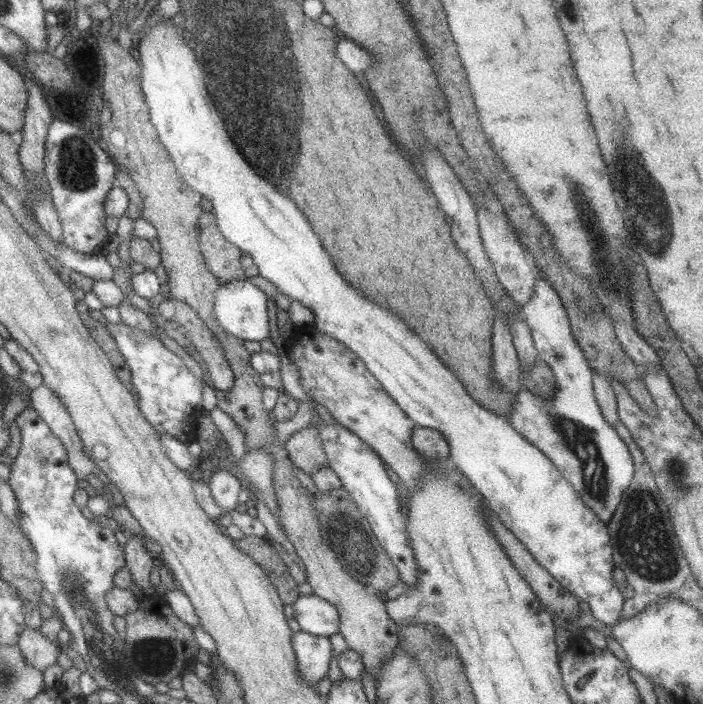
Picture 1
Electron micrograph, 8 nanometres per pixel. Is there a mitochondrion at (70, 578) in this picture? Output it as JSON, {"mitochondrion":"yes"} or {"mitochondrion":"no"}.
{"mitochondrion":"yes"}

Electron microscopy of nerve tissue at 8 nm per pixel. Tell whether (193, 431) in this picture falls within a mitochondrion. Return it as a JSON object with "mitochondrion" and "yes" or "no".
{"mitochondrion":"no"}

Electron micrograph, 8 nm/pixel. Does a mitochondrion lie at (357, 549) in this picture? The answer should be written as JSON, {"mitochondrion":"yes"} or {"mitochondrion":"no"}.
{"mitochondrion":"yes"}

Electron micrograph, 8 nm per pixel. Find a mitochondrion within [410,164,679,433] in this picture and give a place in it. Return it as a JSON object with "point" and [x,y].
{"point":[610,274]}

